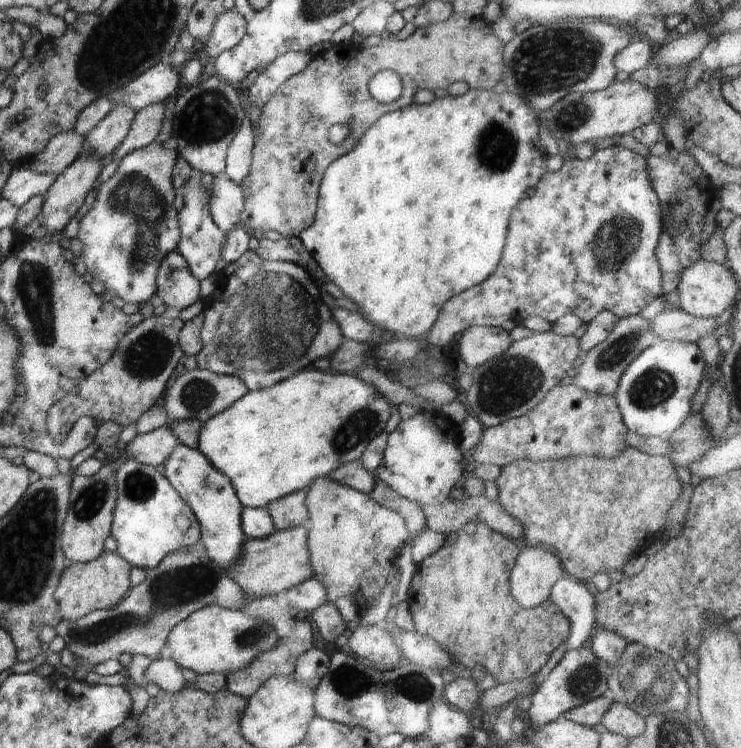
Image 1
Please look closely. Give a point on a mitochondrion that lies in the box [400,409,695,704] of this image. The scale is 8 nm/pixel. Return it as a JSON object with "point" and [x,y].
{"point":[585,681]}

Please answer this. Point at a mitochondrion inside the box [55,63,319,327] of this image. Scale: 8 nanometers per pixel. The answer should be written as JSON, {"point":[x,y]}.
{"point":[136,196]}

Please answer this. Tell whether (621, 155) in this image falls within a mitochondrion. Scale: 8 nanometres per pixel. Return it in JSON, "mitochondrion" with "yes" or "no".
{"mitochondrion":"no"}

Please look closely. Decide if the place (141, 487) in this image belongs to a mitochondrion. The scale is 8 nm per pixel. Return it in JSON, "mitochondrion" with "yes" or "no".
{"mitochondrion":"yes"}

